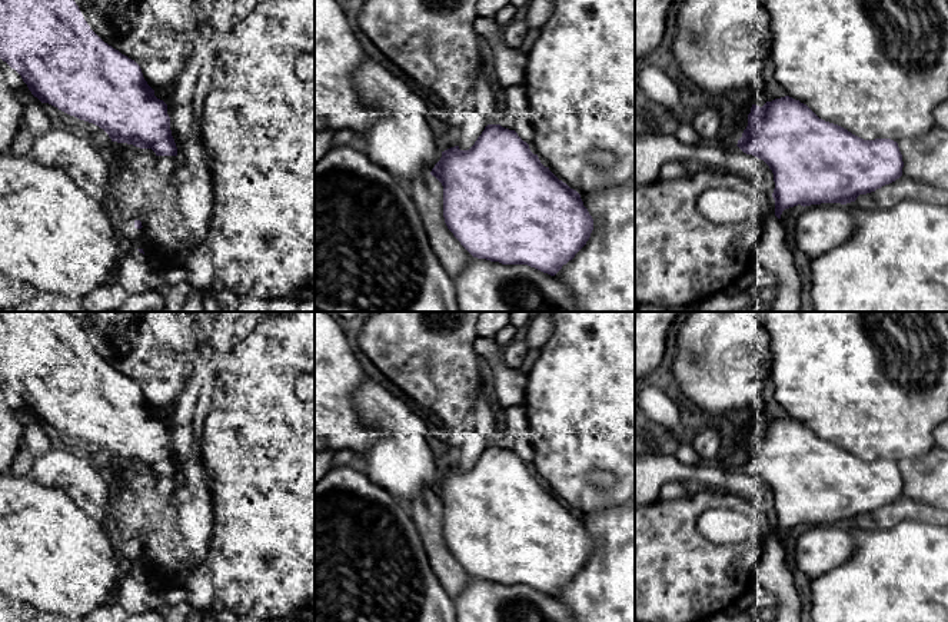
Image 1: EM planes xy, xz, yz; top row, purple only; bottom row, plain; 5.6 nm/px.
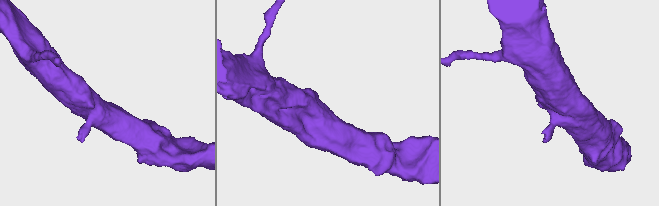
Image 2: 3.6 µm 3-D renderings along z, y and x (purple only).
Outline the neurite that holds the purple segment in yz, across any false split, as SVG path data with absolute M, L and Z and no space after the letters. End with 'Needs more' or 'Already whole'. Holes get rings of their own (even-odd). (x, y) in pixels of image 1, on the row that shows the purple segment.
M789 96L766 102L762 107L752 104L748 126L736 144L744 153L764 160L774 173L775 216L781 219L785 209L821 203L846 204L859 194L866 194L902 176L902 154L891 139L864 140L846 129L819 119L806 104Z. Already whole

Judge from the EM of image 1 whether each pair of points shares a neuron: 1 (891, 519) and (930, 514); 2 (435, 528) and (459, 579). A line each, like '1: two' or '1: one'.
1: one
2: one

